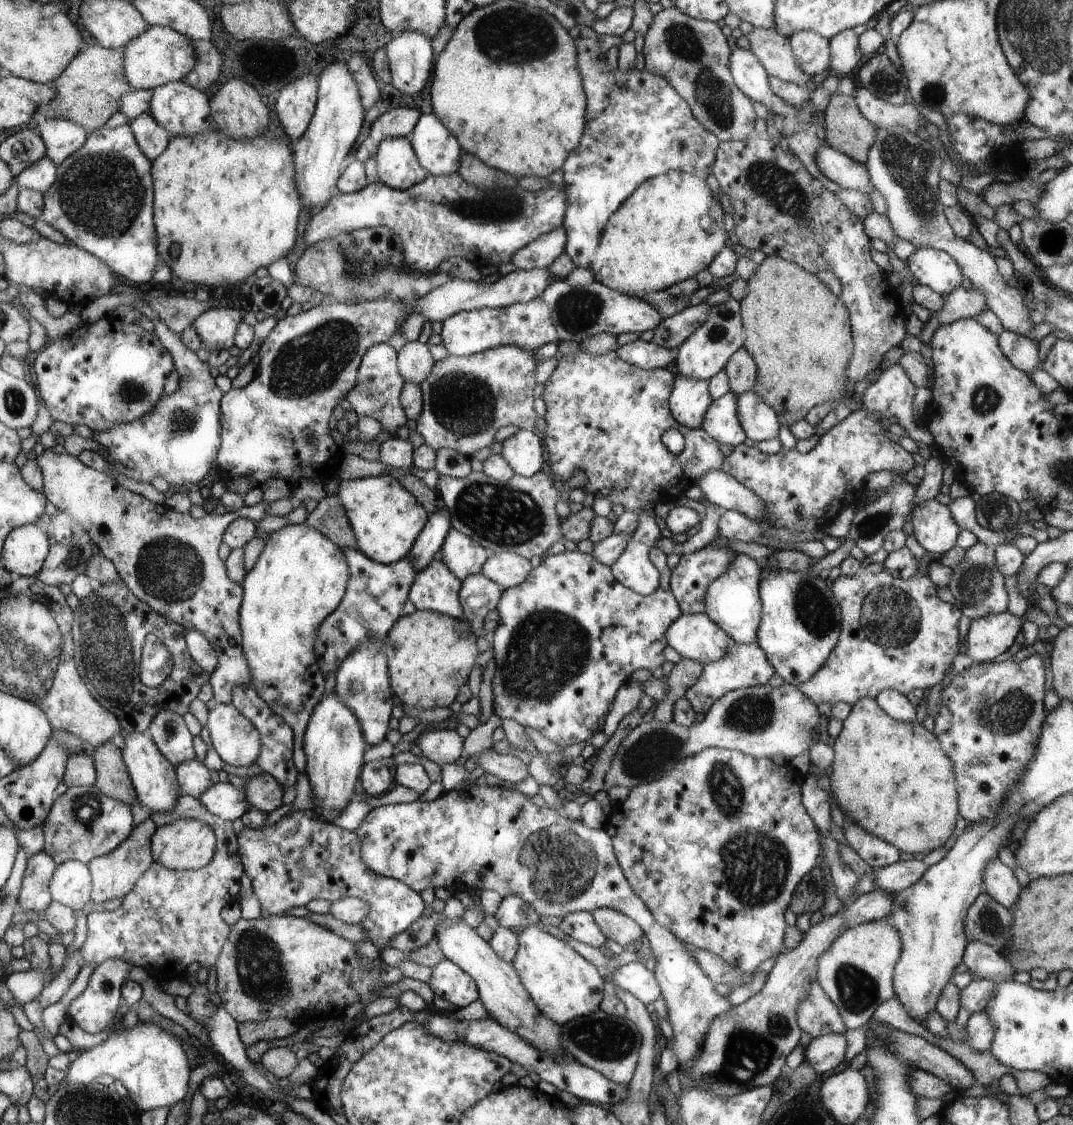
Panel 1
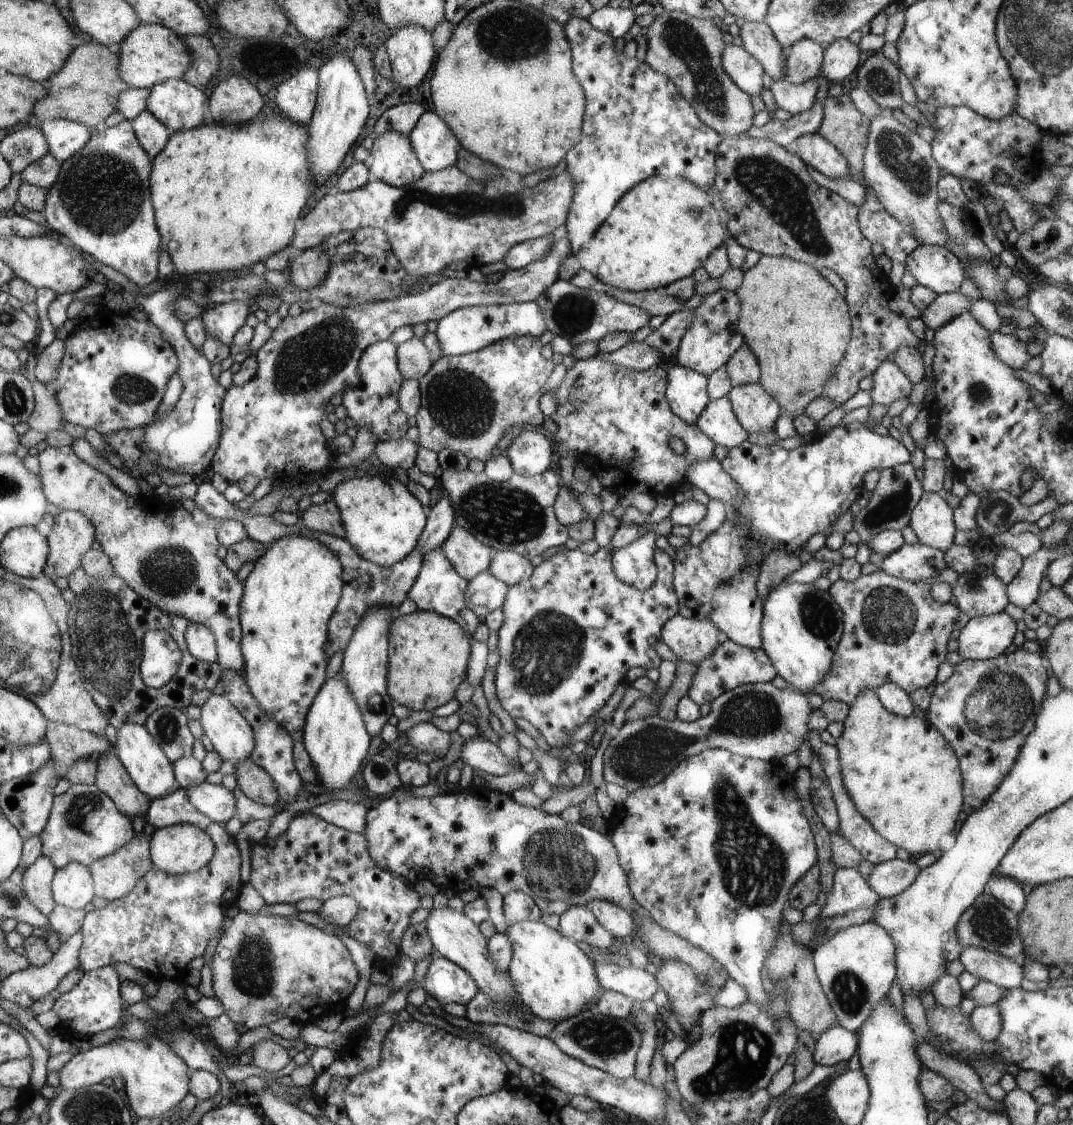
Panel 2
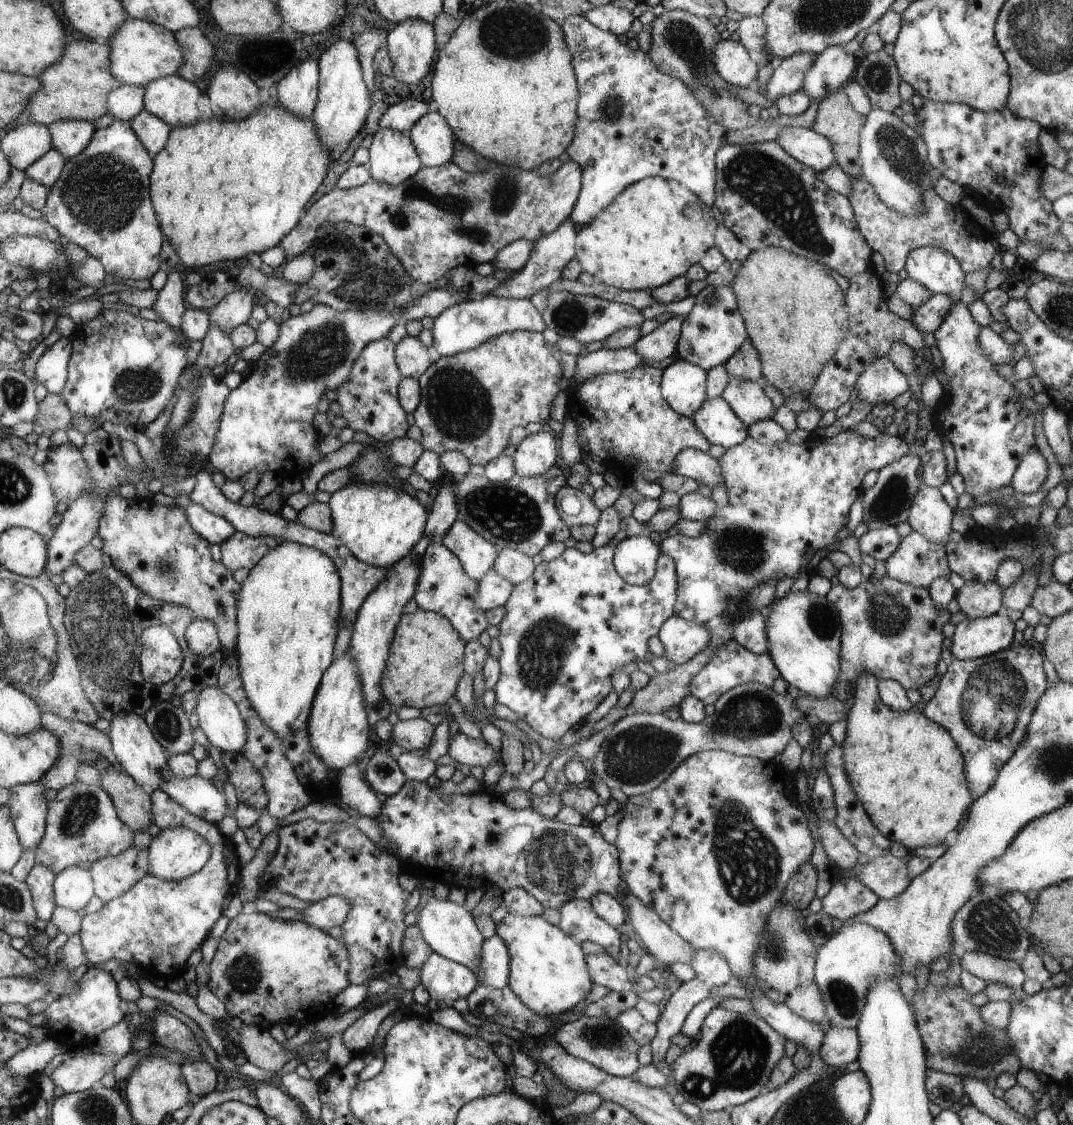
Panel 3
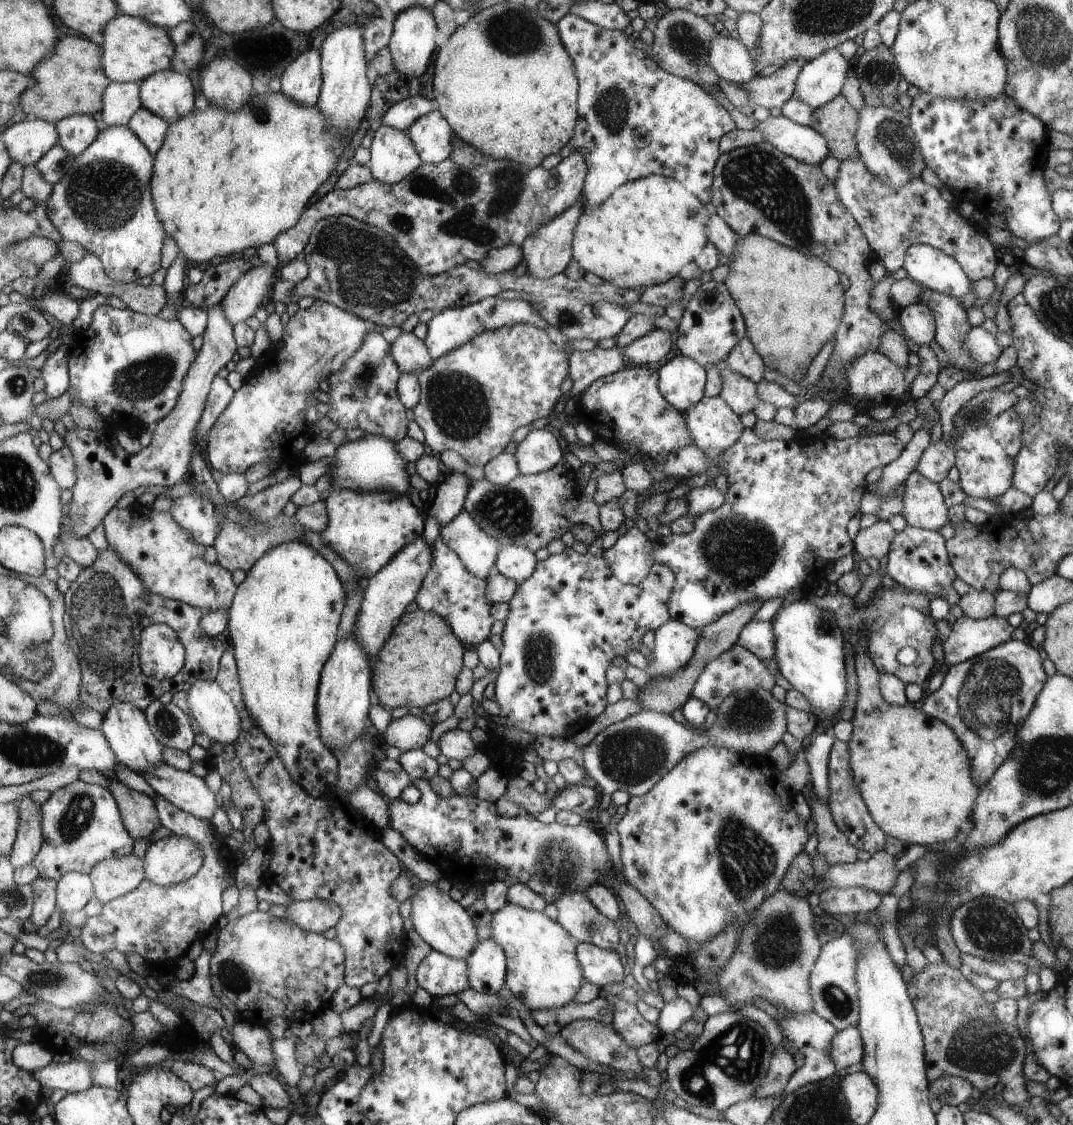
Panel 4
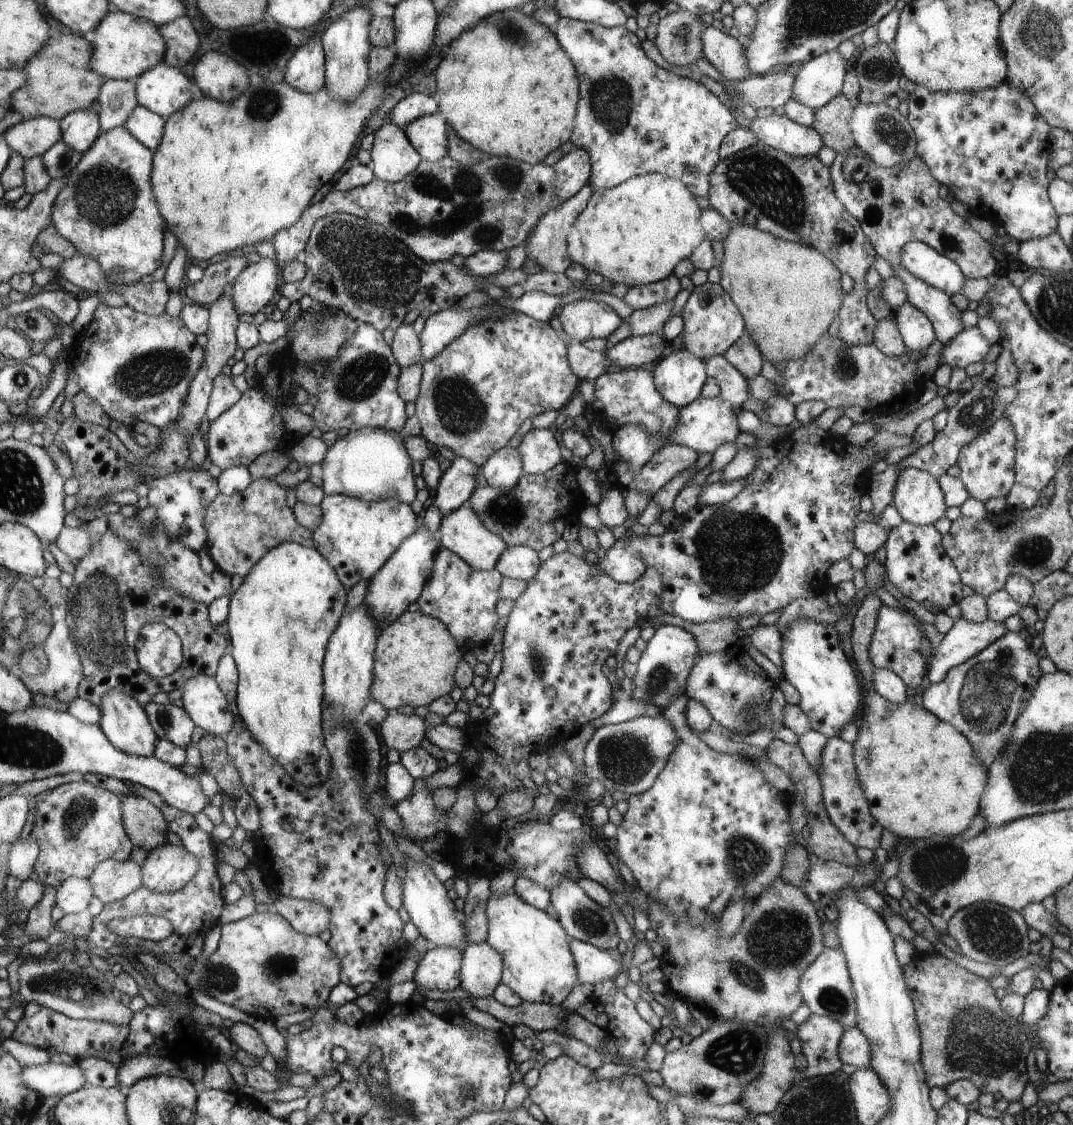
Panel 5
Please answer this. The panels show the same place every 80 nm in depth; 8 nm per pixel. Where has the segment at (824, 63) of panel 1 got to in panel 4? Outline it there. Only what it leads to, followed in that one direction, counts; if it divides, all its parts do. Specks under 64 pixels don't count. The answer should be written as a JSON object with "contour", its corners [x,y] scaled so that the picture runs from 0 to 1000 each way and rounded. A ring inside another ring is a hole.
{"contour":[[[743,52],[731,56],[718,68],[709,68],[705,66],[693,76],[699,90],[716,98],[721,94],[727,96],[735,87],[740,86],[742,70],[752,55],[750,52]]]}

